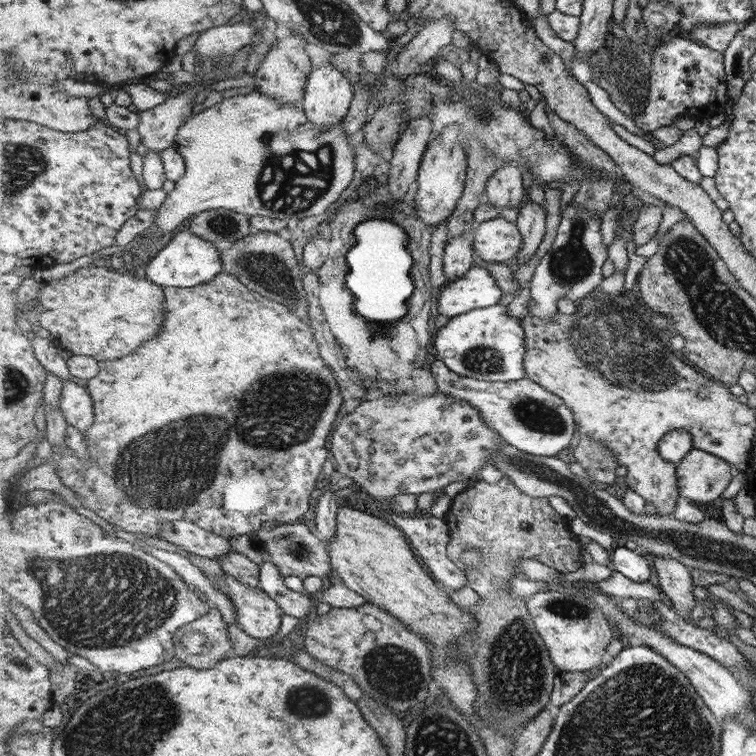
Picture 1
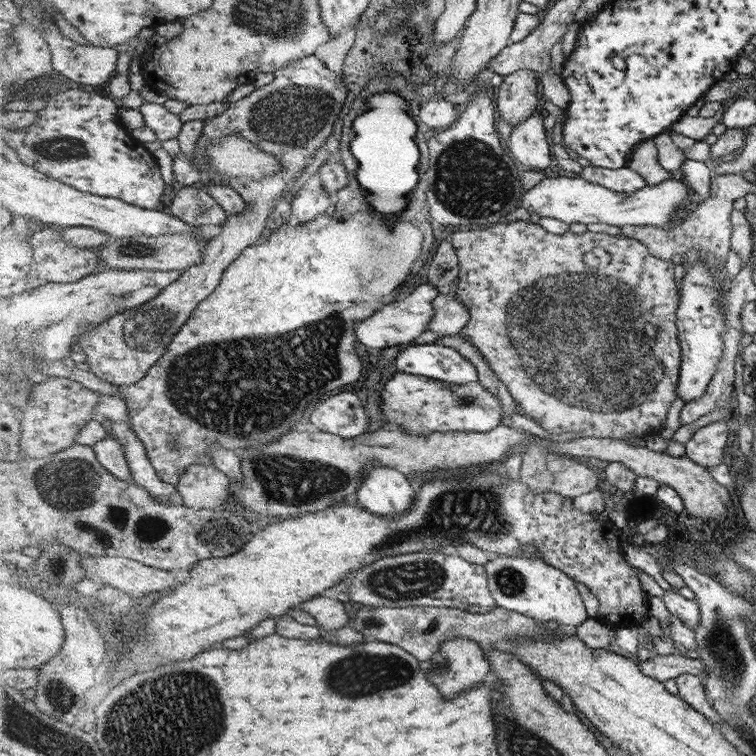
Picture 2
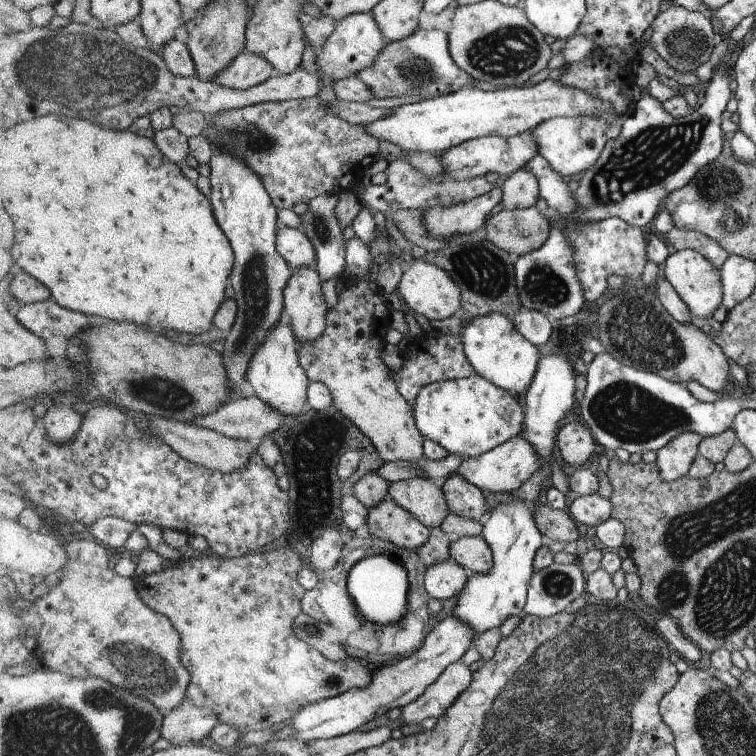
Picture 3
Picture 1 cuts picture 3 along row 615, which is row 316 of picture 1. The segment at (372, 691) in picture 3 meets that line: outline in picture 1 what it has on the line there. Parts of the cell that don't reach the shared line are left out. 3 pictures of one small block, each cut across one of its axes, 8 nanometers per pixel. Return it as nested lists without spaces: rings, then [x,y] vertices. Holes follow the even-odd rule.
[[[477,263],[464,276],[441,290],[437,310],[439,314],[455,317],[498,304],[503,293],[493,273],[486,268],[486,263]]]

